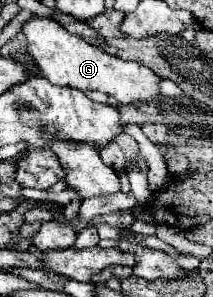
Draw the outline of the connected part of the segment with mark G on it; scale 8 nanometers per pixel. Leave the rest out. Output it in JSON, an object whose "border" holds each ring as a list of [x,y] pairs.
{"border":[[[34,18],[24,24],[22,32],[28,38],[28,54],[34,58],[42,76],[56,86],[76,88],[80,92],[98,90],[114,98],[116,104],[150,102],[160,96],[160,76],[138,62],[126,62],[108,52],[86,44],[80,36],[70,34],[60,22],[52,18]]]}

